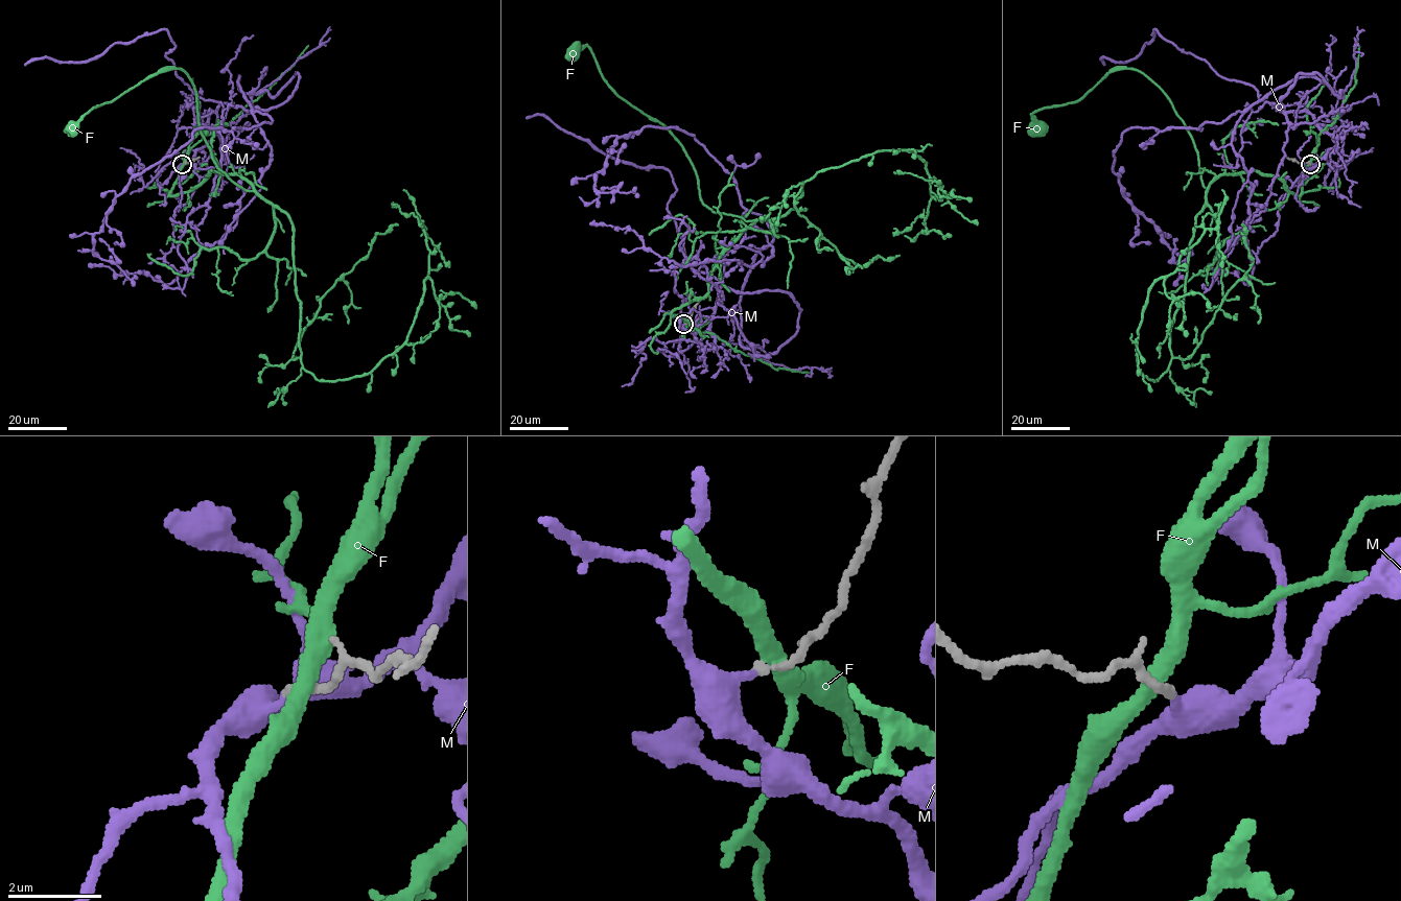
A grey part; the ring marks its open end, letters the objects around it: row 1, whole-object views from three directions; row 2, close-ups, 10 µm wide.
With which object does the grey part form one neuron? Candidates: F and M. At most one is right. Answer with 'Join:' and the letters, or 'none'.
Join: M

